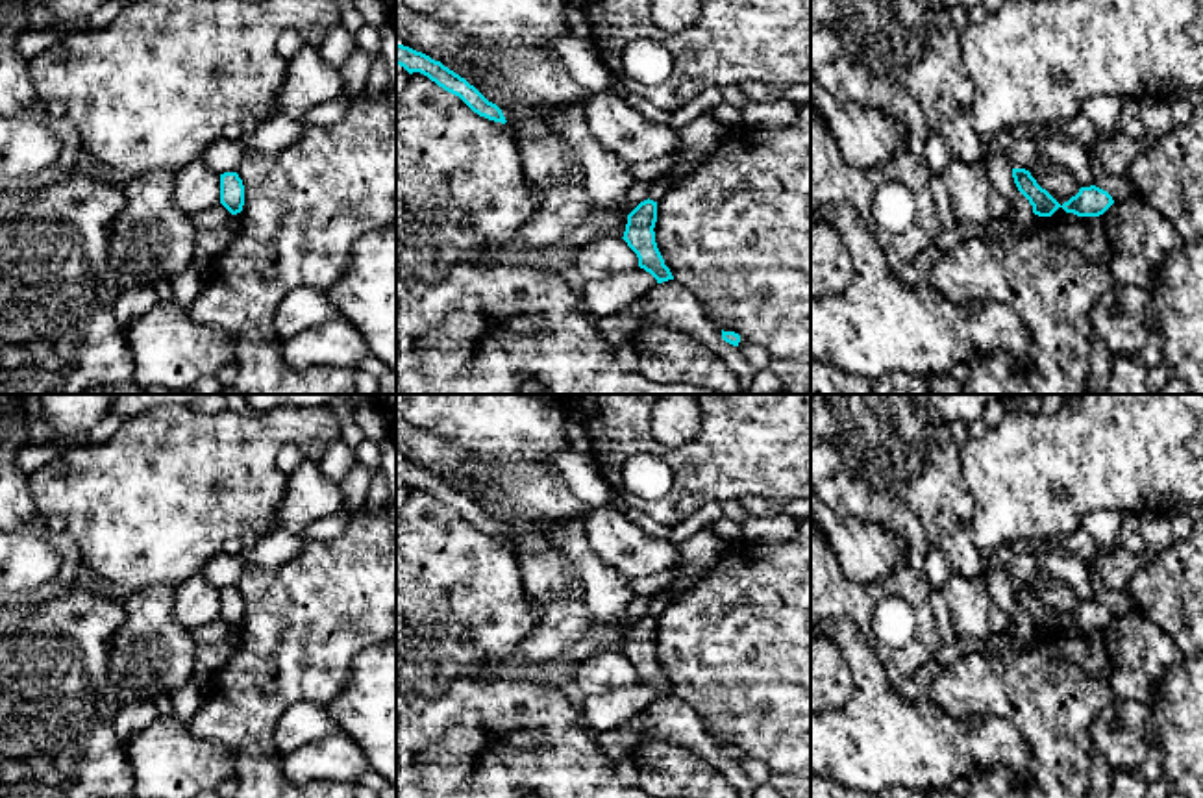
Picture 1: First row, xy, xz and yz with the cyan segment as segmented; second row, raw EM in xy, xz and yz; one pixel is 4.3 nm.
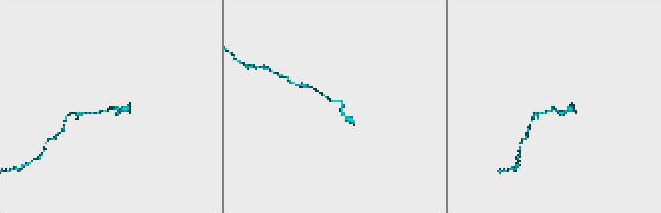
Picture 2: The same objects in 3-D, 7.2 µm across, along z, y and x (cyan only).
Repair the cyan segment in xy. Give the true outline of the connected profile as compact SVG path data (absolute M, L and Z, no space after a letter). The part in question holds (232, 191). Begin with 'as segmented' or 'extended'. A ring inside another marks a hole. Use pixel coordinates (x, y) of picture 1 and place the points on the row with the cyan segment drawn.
as segmented; M237 172L220 174L220 204L237 215L244 206L244 185Z

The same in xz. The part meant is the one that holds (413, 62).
as segmented; M396 43L396 65L403 67L409 74L420 72L435 81L444 91L459 96L474 113L494 122L505 124L502 109L489 102L474 85L465 78L444 67L440 61L416 52L409 46Z

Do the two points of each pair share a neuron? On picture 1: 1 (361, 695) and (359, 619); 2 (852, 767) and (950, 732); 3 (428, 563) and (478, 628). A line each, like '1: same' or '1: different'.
1: different
2: same
3: same

